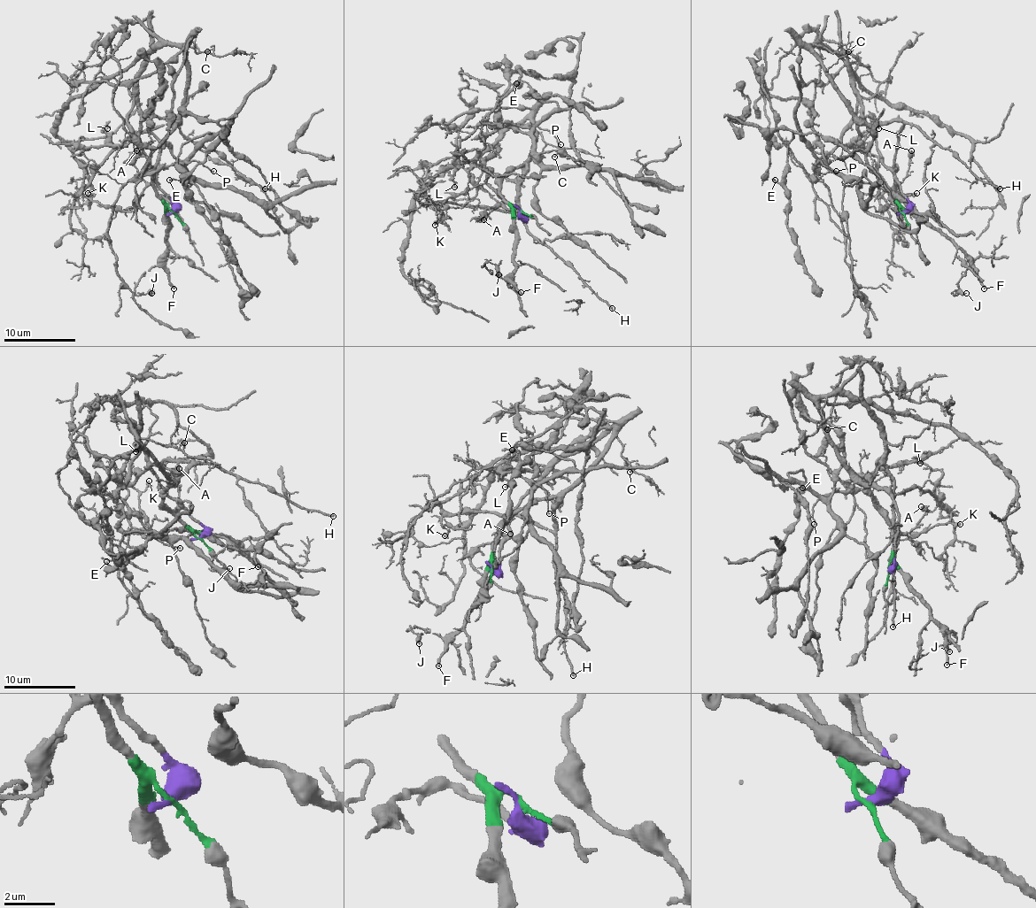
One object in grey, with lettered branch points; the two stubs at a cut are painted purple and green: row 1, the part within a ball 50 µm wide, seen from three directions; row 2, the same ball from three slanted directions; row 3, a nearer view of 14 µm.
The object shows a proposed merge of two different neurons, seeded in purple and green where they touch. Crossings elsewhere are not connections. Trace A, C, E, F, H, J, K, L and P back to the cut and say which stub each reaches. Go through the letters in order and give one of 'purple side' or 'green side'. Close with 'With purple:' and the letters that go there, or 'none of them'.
A: purple side
C: green side
E: purple side
F: green side
H: green side
J: green side
K: green side
L: purple side
P: purple side
With purple: A, E, L, P

